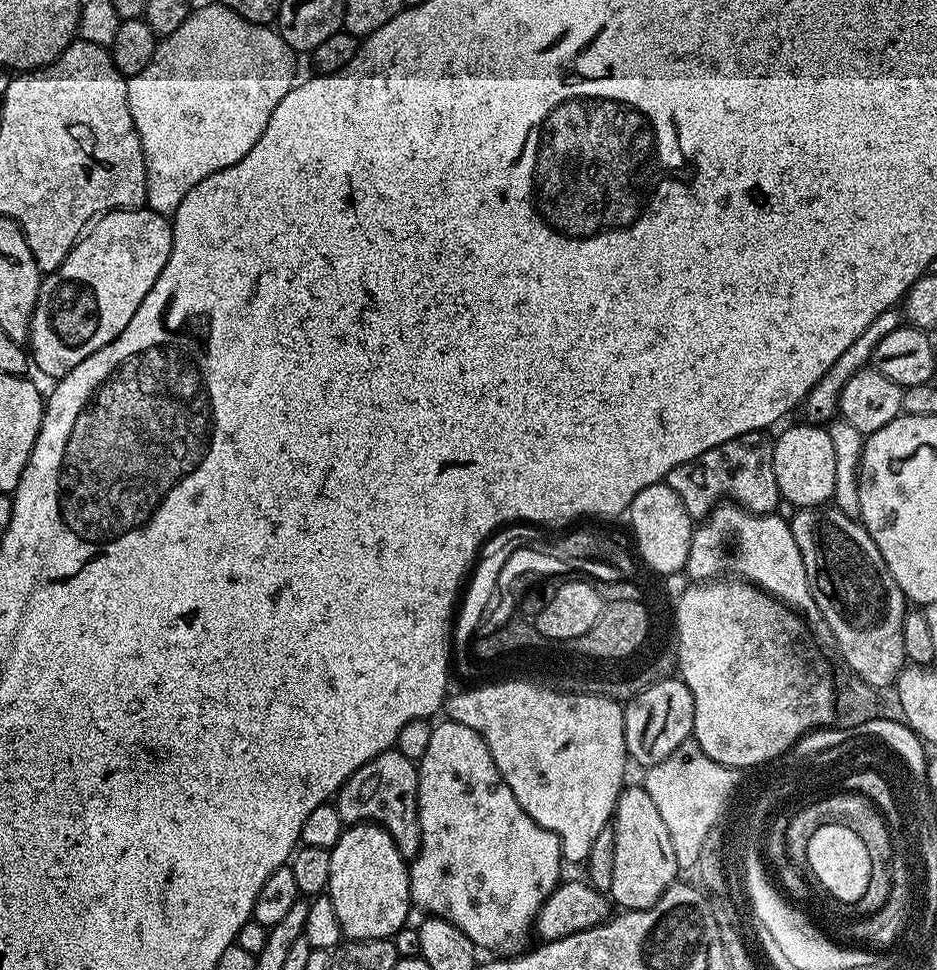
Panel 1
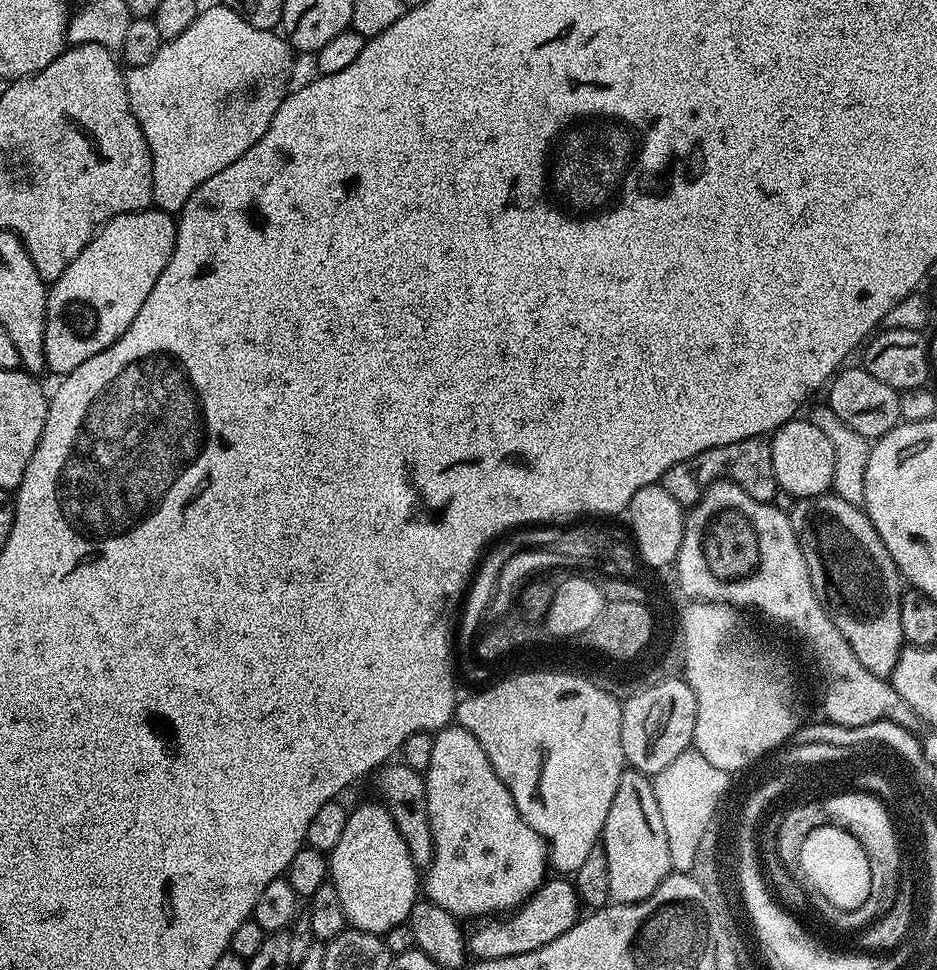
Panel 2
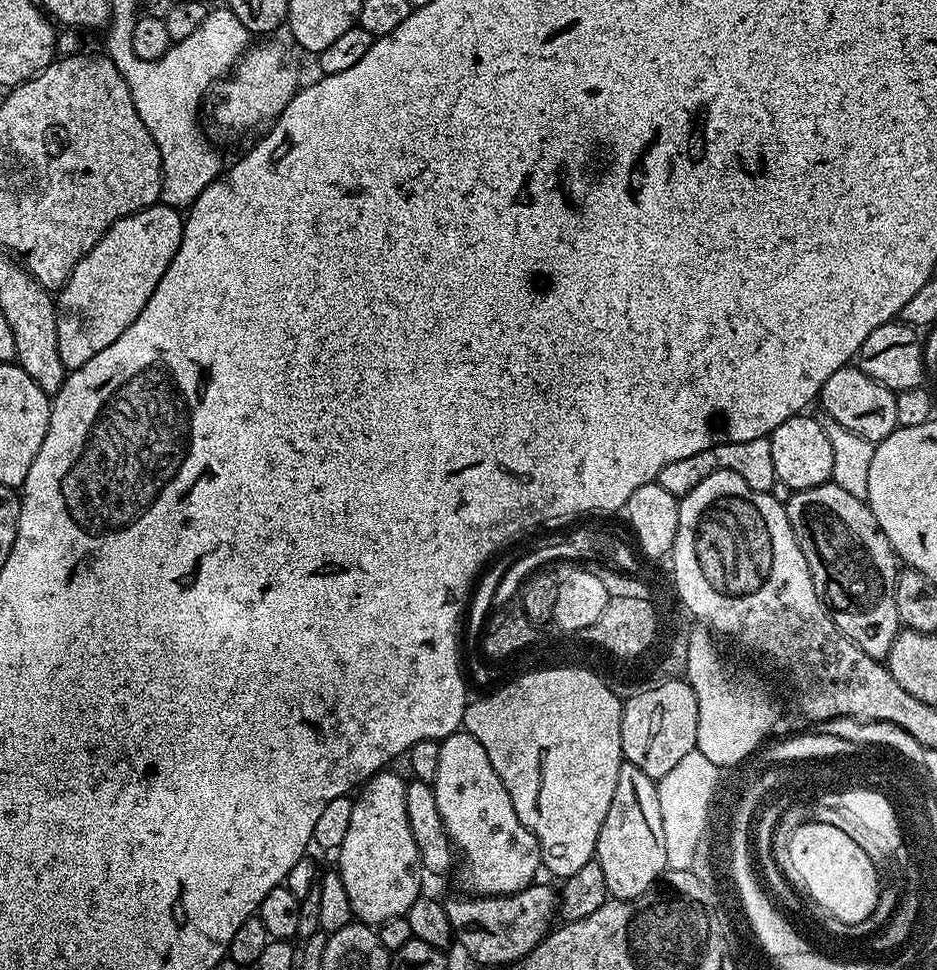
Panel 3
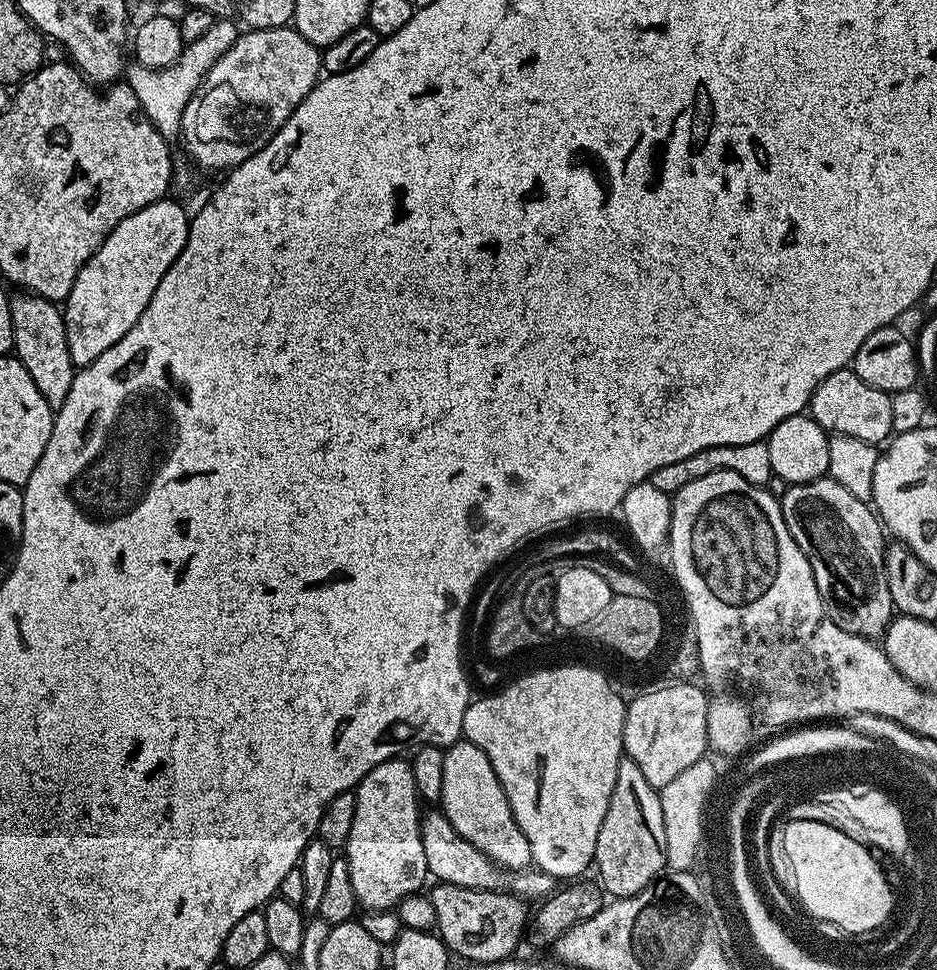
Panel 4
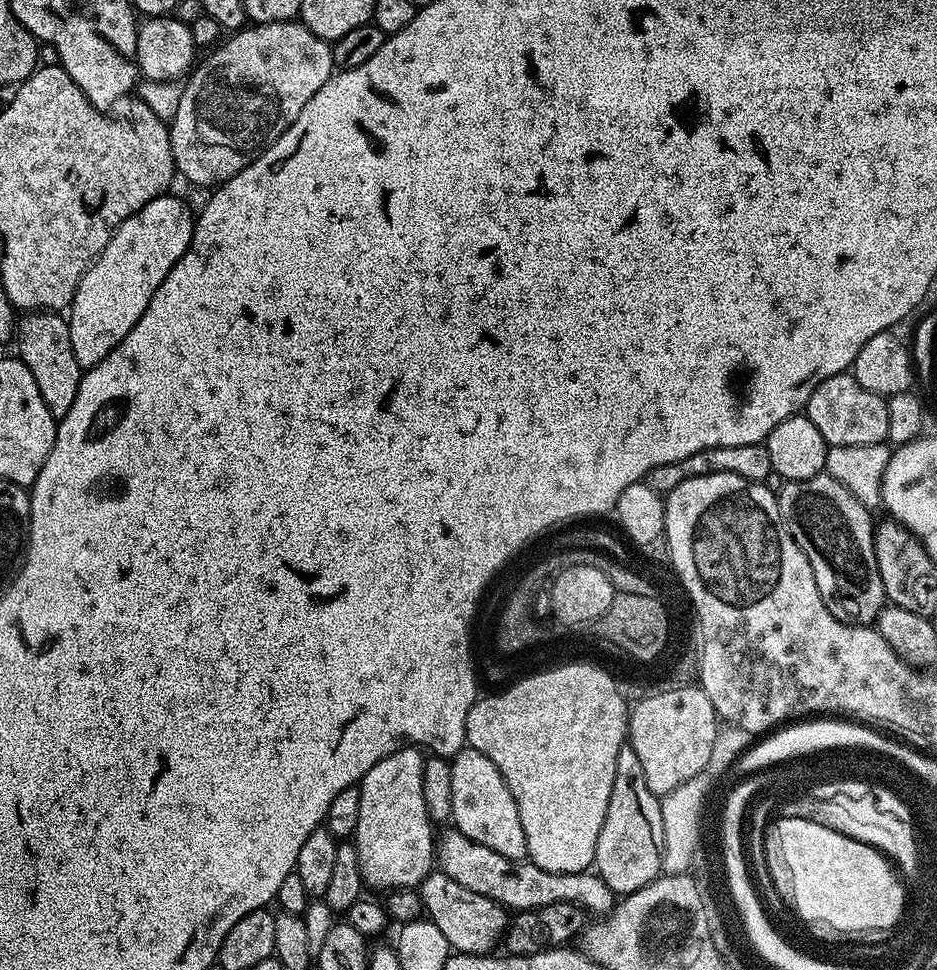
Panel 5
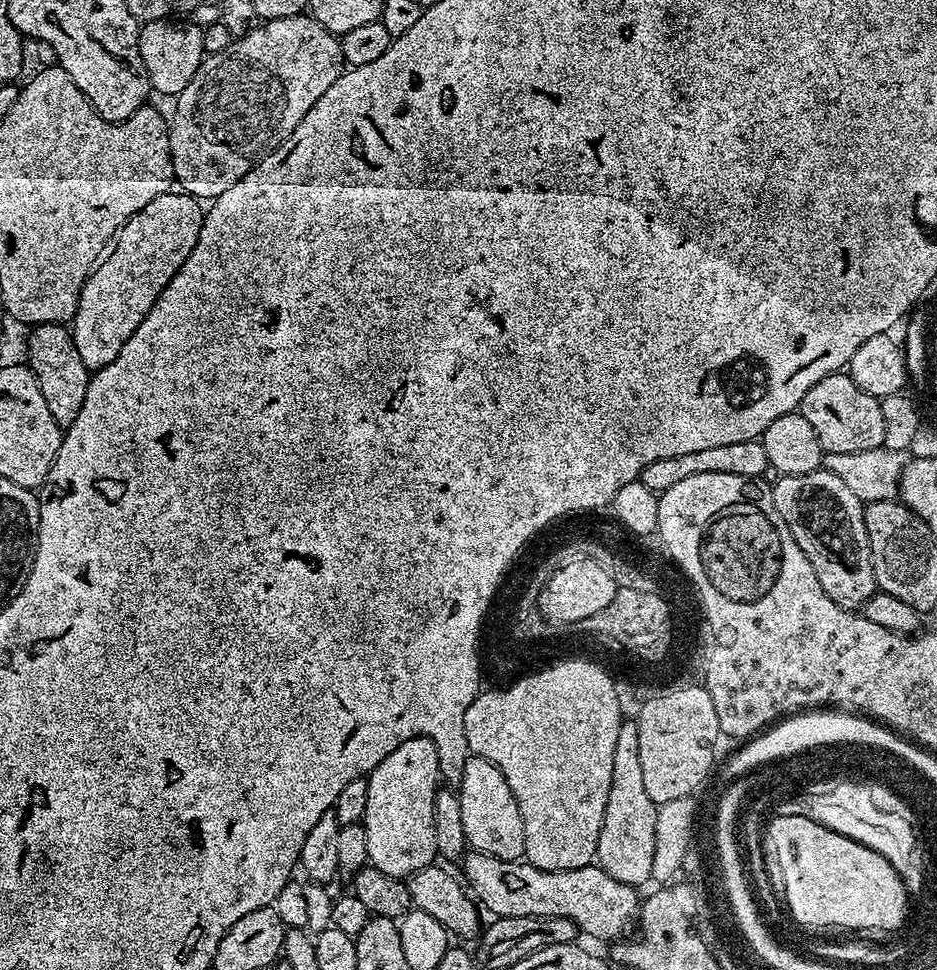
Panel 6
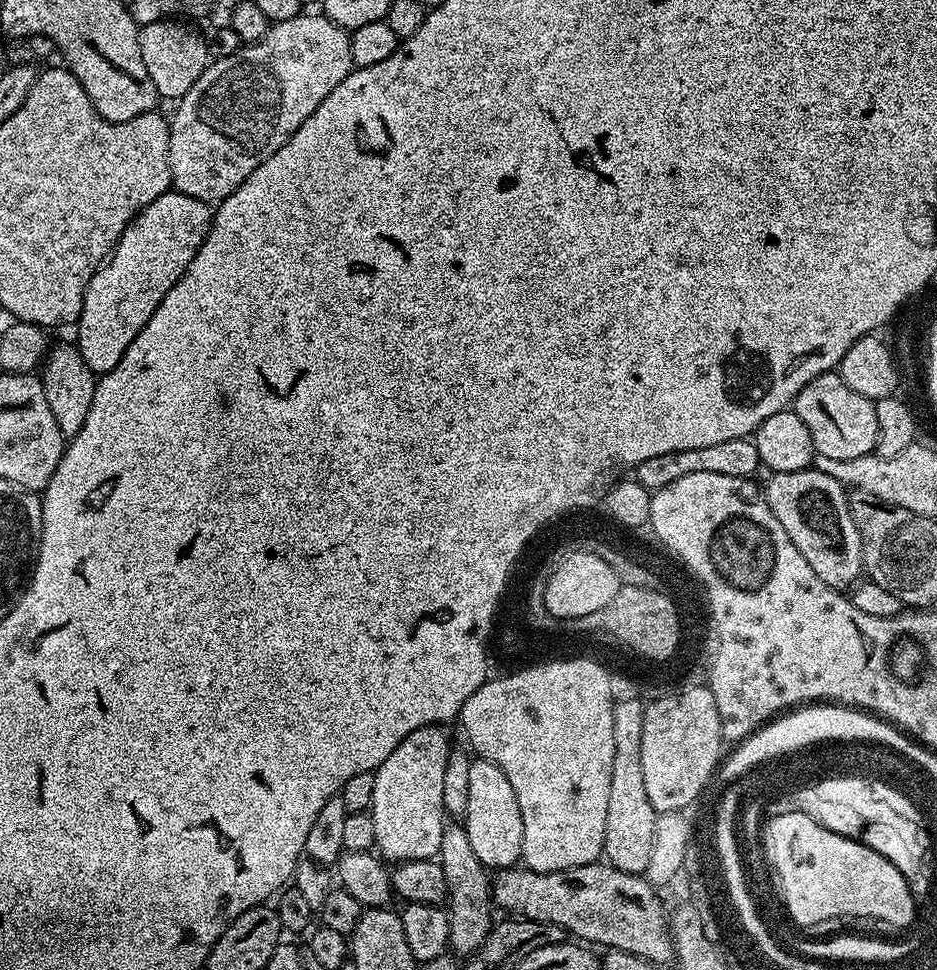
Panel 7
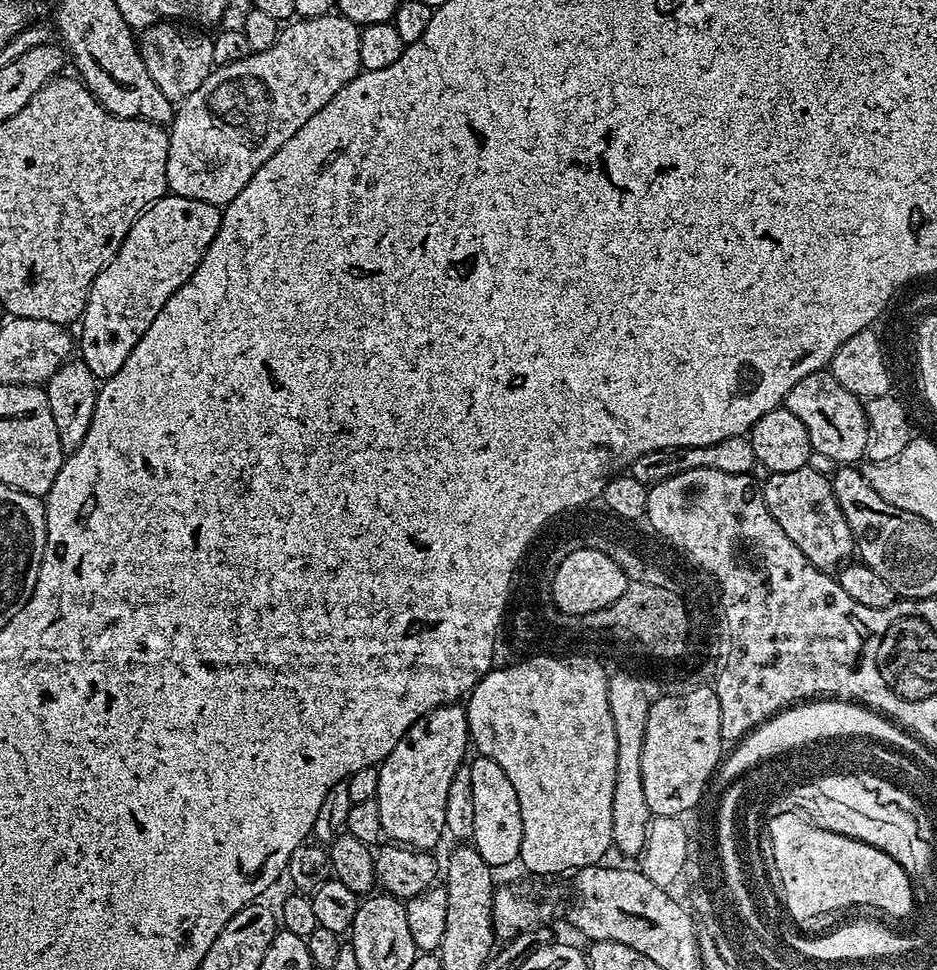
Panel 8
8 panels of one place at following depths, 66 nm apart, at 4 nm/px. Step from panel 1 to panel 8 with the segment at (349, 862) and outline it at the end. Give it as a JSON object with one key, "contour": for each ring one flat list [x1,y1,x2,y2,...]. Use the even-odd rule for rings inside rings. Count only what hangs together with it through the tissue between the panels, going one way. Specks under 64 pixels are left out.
{"contour":[[459,703,443,704,440,708,430,710,400,737,398,746,394,746,394,750,390,750,388,757,378,766,380,773,375,800,378,802,378,810,382,813,384,835,389,841,417,850,432,850,440,839,445,839,444,823,448,817,450,786,454,774,461,771,465,763,464,755,467,754,468,748,470,752,468,713]]}

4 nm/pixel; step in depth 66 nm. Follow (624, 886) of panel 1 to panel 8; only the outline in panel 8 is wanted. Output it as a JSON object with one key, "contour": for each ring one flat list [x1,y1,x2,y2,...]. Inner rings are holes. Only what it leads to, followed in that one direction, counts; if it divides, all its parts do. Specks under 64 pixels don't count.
{"contour":[[616,670,608,677,610,718,614,718,614,739,618,742,618,762,614,764,614,806,610,814,614,818,612,848,624,856,636,858,646,846,653,817,650,806,646,806,646,789,642,786,642,742,646,742,646,718,652,700,643,682,631,674,628,670]]}

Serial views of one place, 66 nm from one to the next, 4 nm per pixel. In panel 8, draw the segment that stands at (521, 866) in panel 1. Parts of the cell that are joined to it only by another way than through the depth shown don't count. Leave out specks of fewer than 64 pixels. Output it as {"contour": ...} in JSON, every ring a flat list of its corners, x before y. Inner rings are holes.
{"contour":[[477,755,475,759,466,768,466,787,474,790,474,834,471,843,490,867,500,870,507,864,515,865,520,859,522,810,518,794,514,794,514,786,510,778,506,778,506,770,485,756]]}

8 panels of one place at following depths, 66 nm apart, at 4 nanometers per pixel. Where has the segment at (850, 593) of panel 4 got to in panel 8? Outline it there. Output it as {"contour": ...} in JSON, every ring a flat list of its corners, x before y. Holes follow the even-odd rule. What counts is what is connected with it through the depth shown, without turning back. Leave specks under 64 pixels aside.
{"contour":[[815,466,773,472,767,478,764,488,762,484,762,495,774,522,786,530,786,538,823,572,839,569,851,557,848,555,853,555,854,545,850,526,846,526,846,514,842,514,842,506,834,498,831,479]]}

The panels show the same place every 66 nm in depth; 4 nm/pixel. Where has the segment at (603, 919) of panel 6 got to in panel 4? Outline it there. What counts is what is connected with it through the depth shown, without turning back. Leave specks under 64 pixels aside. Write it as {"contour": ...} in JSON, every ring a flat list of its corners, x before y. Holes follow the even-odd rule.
{"contour":[[425,811,420,817,422,846,426,849,426,866,428,875,433,881,442,884,453,884,463,888,477,888,488,892,510,892,525,902,539,901,556,891,558,881,555,876,539,870,505,870,495,864,489,856,482,854,478,846,466,842,454,830,454,826,444,816,443,811]]}

